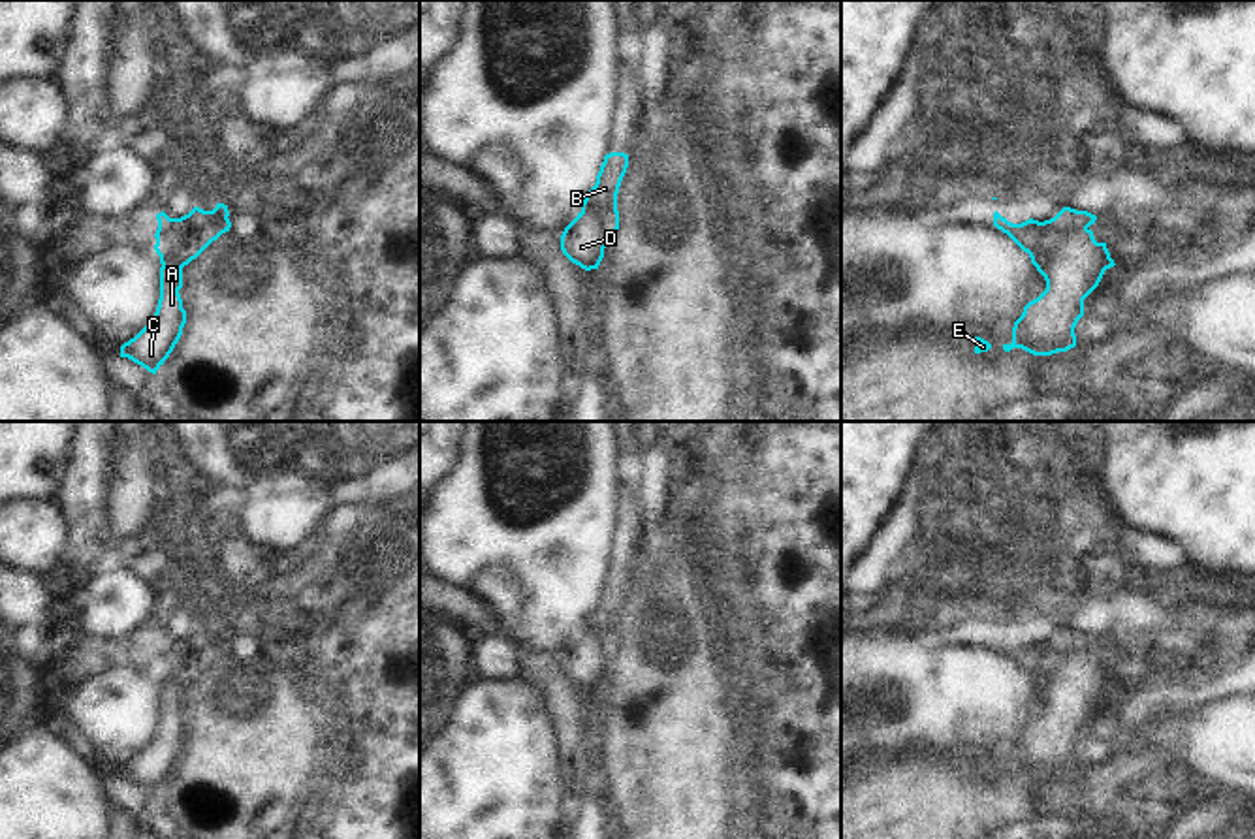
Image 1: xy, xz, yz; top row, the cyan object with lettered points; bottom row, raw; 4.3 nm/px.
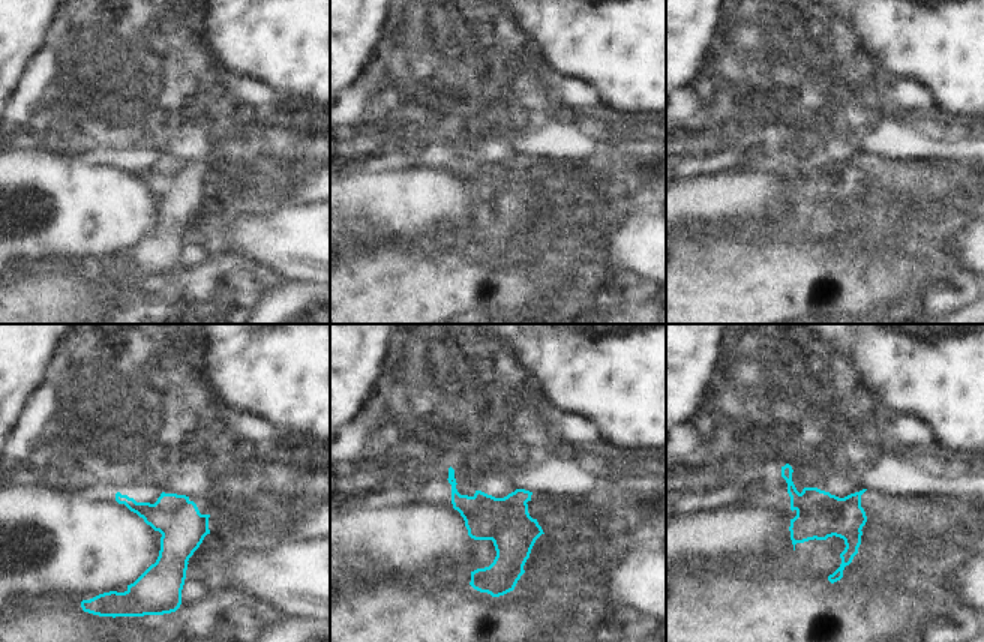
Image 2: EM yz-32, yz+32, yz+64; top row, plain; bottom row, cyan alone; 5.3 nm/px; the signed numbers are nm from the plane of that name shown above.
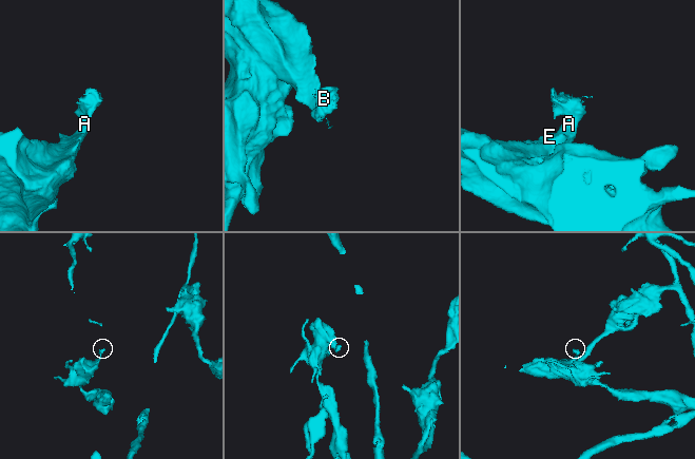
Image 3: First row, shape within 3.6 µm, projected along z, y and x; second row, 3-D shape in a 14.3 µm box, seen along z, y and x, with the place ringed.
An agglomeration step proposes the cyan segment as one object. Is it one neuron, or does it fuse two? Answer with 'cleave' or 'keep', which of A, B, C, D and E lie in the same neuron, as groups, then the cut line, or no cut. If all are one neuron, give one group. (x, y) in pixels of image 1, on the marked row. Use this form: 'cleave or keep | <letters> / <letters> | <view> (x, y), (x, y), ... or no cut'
cleave | A C D E / B | yz (1086, 226), (1067, 237), (1043, 275)

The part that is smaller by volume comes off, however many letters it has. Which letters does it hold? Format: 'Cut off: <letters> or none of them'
Cut off: B

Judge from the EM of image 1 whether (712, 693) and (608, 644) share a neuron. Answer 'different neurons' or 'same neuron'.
same neuron

